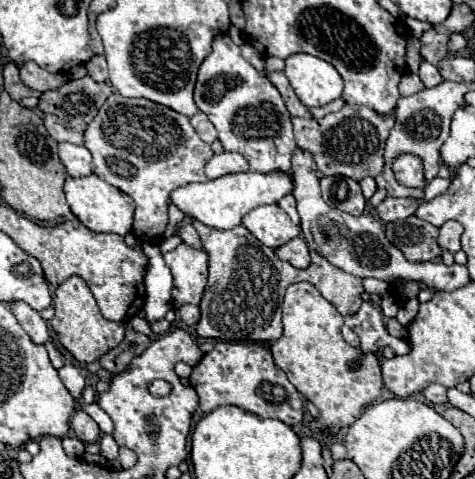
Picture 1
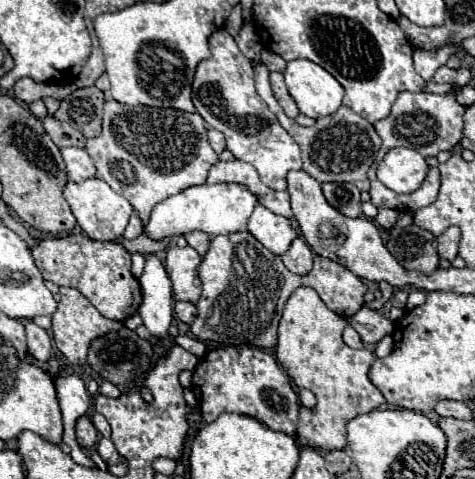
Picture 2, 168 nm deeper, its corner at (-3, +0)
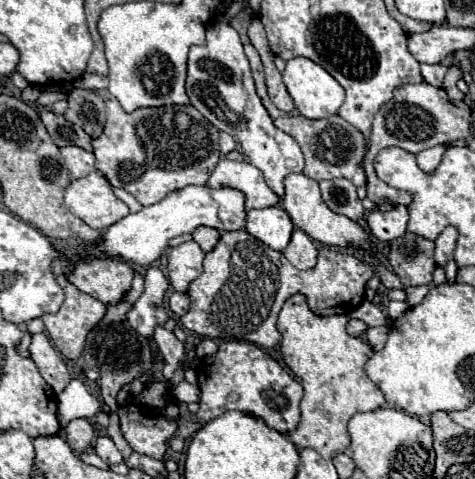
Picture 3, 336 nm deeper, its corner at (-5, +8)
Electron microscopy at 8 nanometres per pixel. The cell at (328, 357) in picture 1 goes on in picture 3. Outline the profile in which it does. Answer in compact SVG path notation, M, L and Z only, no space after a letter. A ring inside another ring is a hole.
M304 294L290 296L278 316L278 332L282 334L280 352L286 366L302 380L304 398L300 402L302 420L290 434L290 440L298 448L312 448L326 460L350 448L350 434L346 430L348 420L356 412L368 412L386 406L386 398L380 388L364 374L366 360L374 350L356 336L346 332L348 316L318 316L308 308Z

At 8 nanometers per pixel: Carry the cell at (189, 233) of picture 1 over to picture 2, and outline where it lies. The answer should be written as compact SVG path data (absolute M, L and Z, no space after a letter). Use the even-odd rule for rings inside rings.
M198 230L186 234L186 242L188 242L200 256L204 256L204 254L208 252L208 248L210 248L210 236L204 234L204 232L198 232Z

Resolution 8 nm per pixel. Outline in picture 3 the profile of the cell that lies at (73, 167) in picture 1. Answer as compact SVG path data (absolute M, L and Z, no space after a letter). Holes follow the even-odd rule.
M74 144L72 146L64 146L60 152L62 152L64 160L66 160L66 168L68 168L72 180L82 178L82 176L86 176L86 174L96 170L94 168L94 154L92 152L84 150L80 146L74 146Z

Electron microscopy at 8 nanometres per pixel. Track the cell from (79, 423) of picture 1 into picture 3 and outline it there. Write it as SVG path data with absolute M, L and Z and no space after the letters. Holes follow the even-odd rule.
M78 418L78 420L72 420L72 424L68 424L66 428L66 442L72 450L76 452L84 452L92 442L94 442L94 426L92 422L88 422L86 418Z

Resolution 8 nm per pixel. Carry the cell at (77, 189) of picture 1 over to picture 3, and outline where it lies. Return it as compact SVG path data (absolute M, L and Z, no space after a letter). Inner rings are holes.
M98 170L72 180L66 188L66 206L72 214L98 230L110 228L128 214L128 206L116 198L112 186Z

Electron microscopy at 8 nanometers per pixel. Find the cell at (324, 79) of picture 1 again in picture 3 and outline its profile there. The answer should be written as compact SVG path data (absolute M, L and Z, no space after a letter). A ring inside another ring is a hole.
M292 58L286 62L286 70L284 70L284 84L296 104L296 108L300 110L302 116L306 118L328 118L332 114L338 112L338 108L344 102L344 88L338 84L336 78L332 78L320 64L312 62L310 58Z

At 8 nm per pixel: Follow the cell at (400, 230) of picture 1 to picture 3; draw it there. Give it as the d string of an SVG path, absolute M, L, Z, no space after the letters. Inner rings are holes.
M406 232L388 244L388 262L404 286L432 284L434 242Z

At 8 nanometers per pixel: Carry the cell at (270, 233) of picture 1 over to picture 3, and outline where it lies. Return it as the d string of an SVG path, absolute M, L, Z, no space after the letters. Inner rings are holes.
M272 206L250 210L246 216L246 230L274 250L284 250L290 242L294 224L284 208Z

